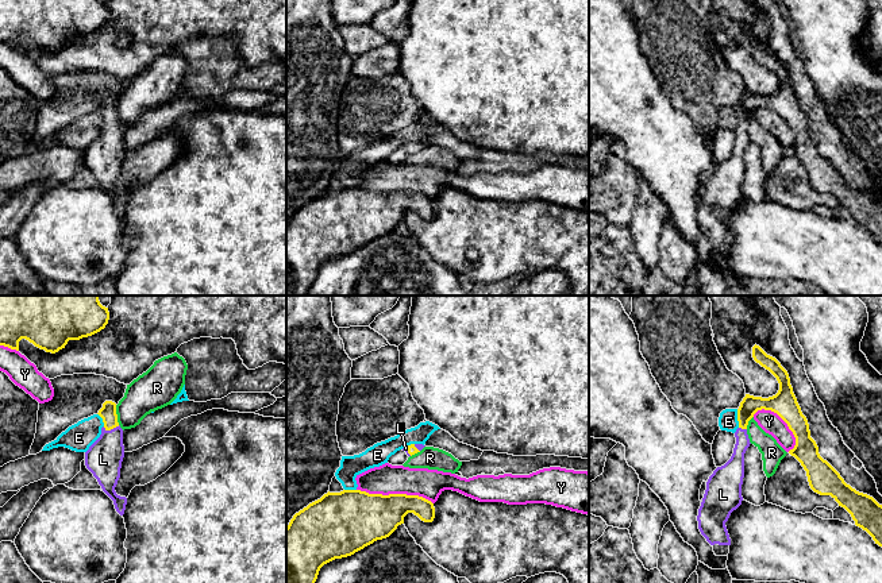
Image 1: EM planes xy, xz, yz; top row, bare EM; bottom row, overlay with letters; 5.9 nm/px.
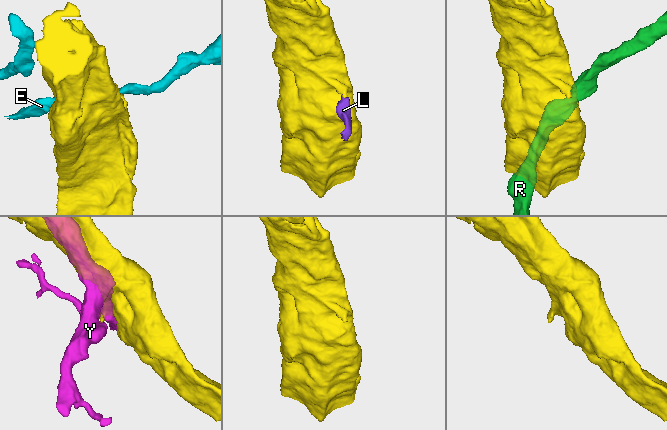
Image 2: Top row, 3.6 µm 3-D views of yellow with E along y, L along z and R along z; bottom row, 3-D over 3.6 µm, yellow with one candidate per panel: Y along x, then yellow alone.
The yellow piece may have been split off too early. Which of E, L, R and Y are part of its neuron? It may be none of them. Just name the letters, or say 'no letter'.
L

